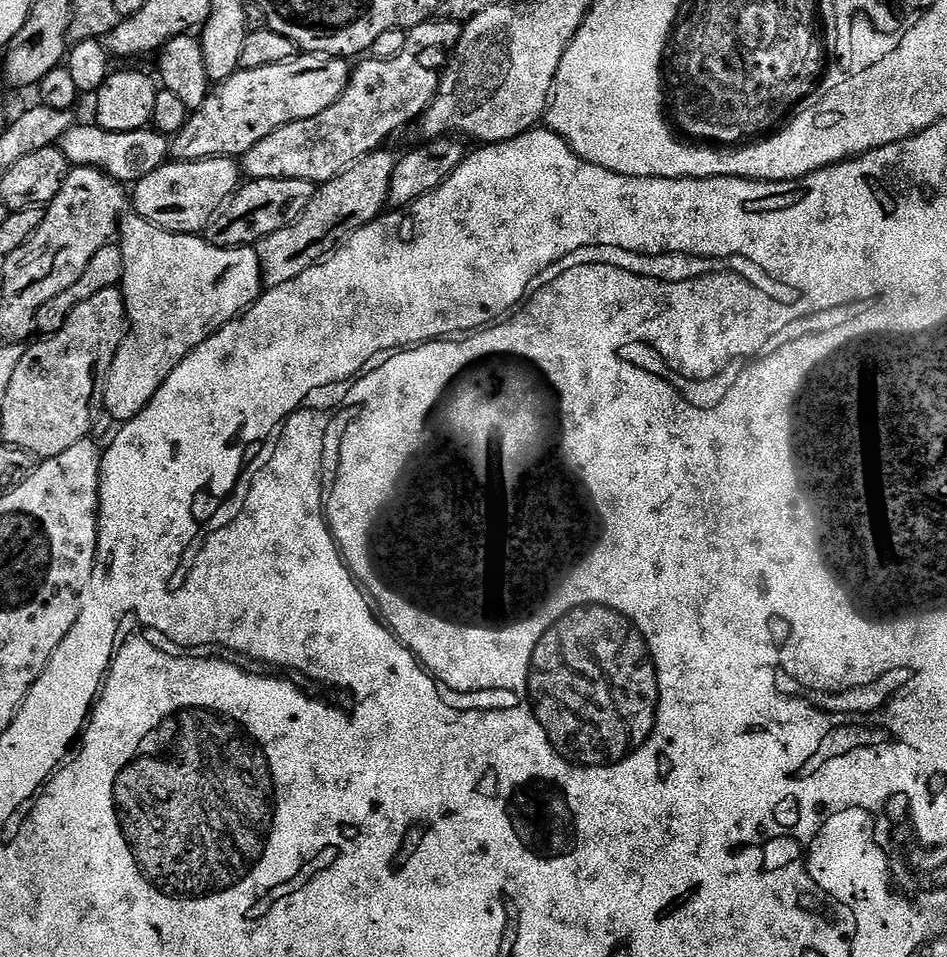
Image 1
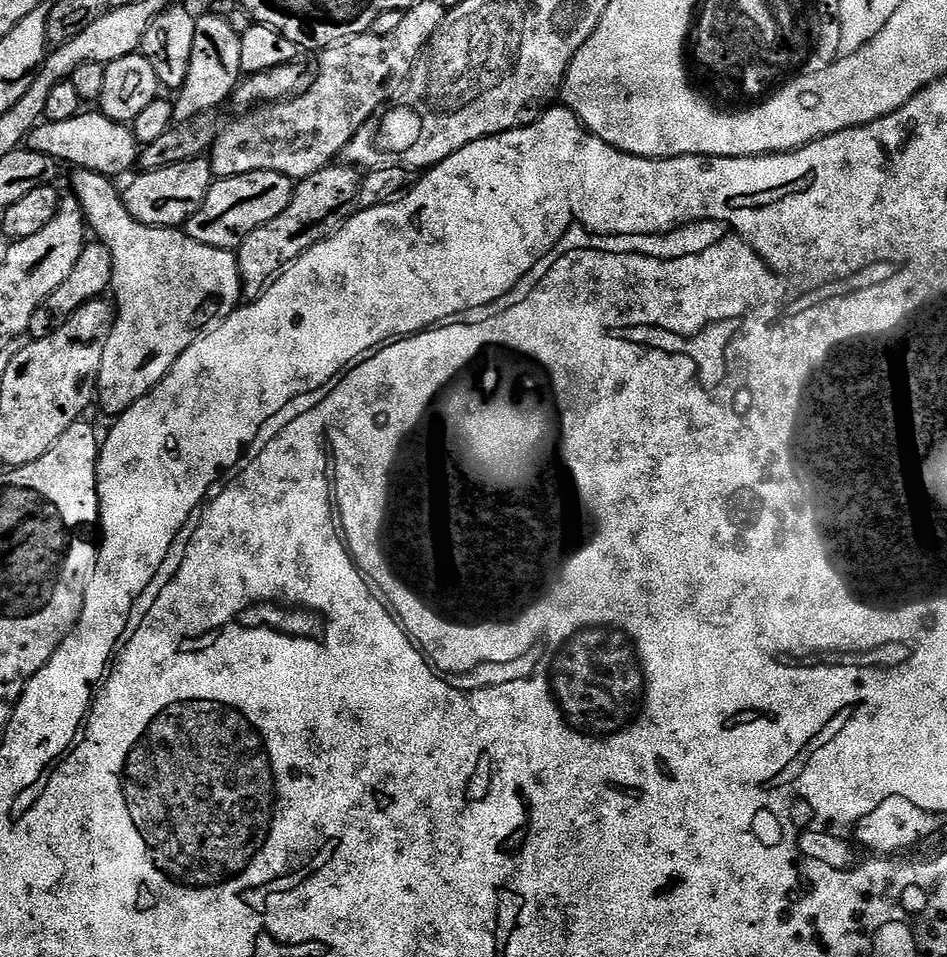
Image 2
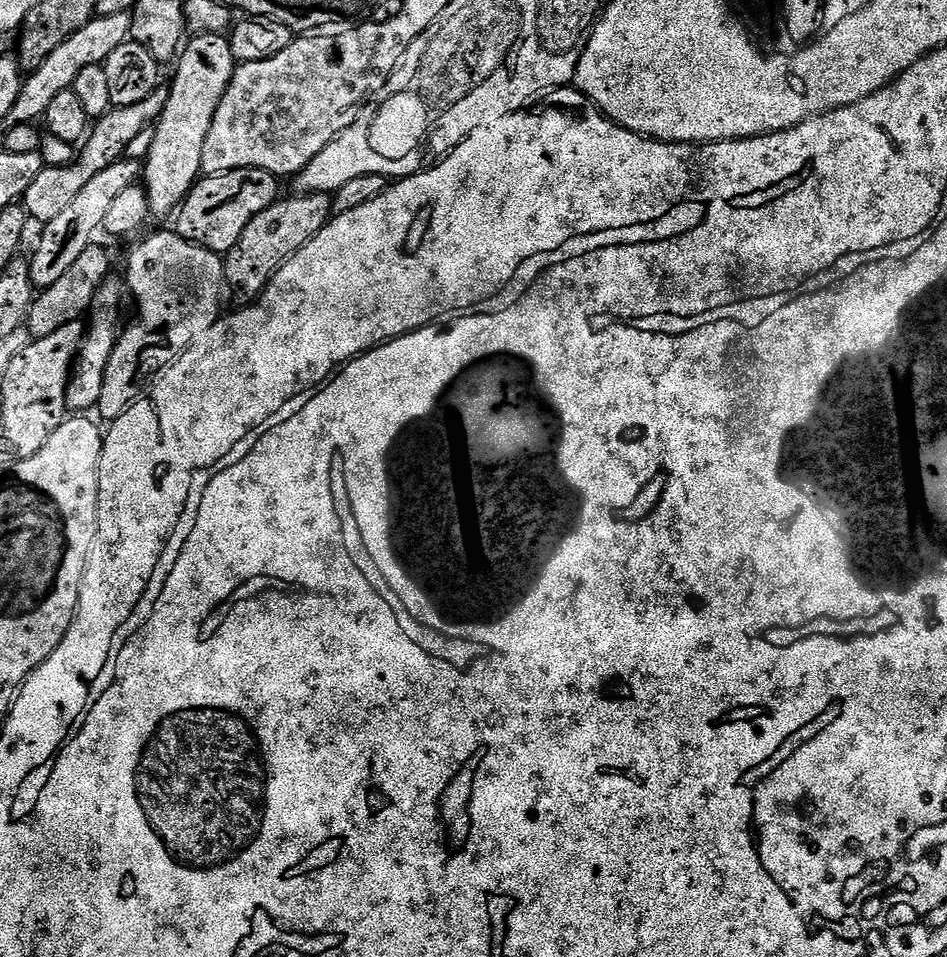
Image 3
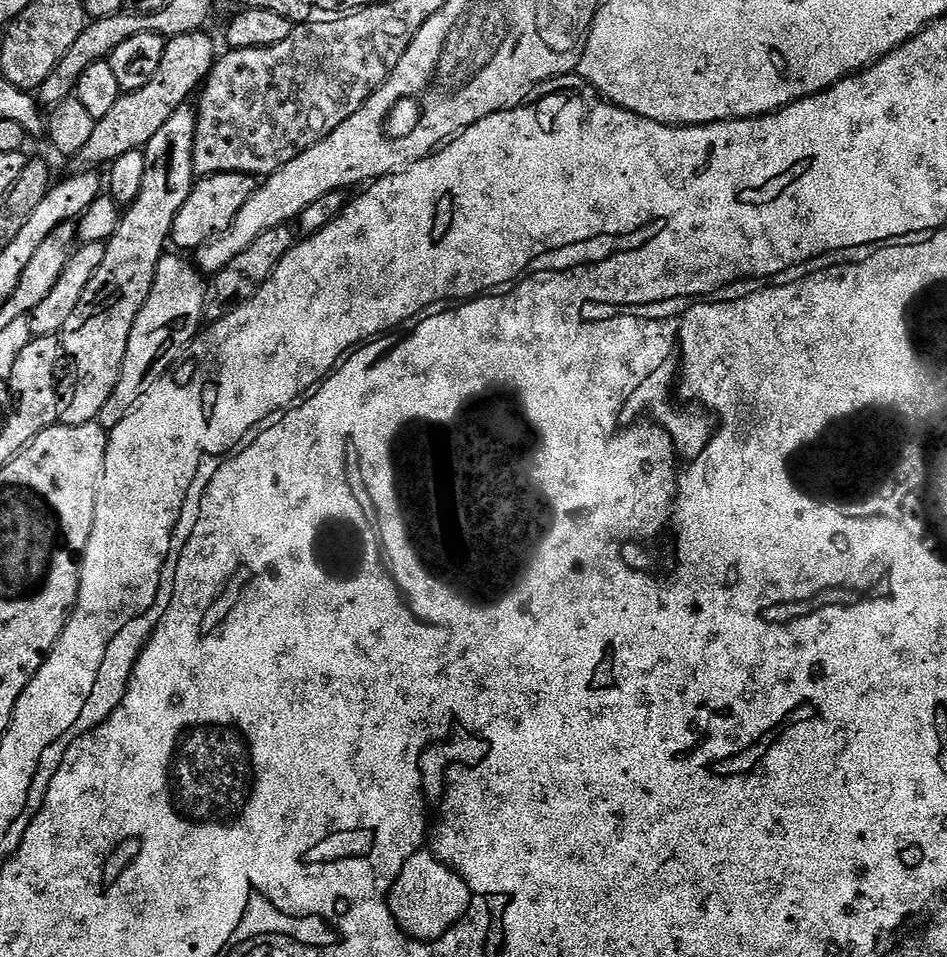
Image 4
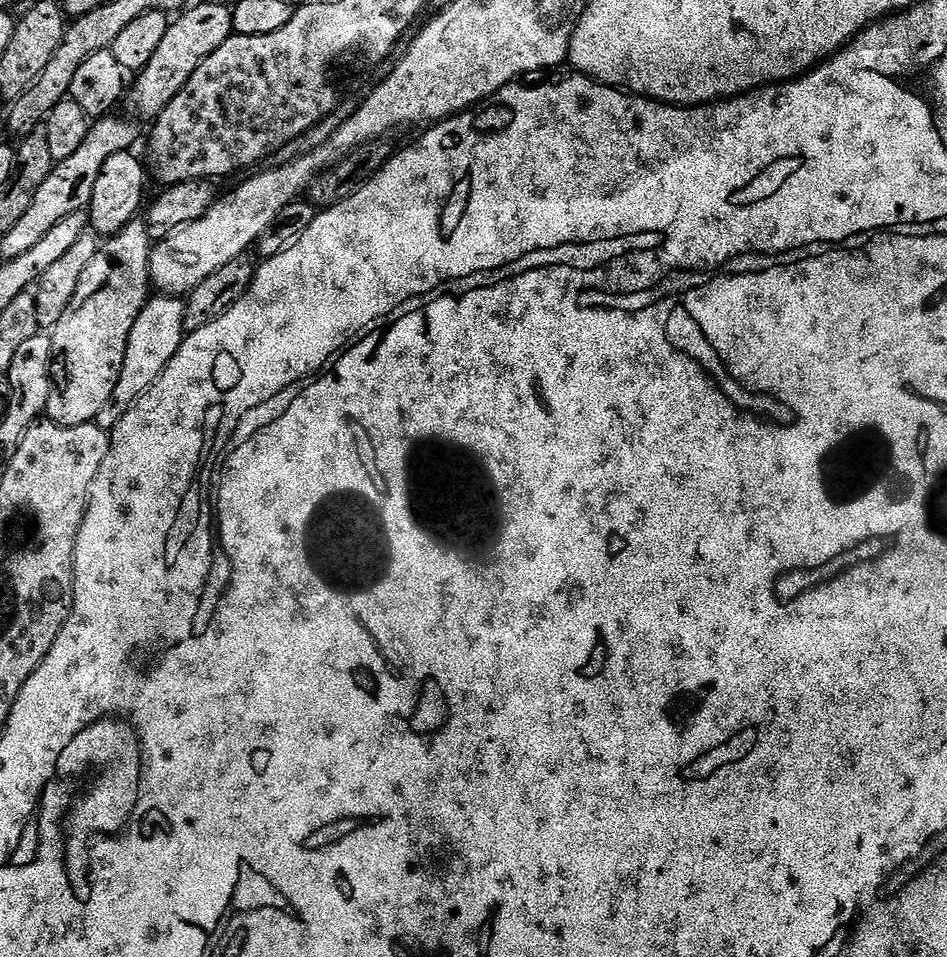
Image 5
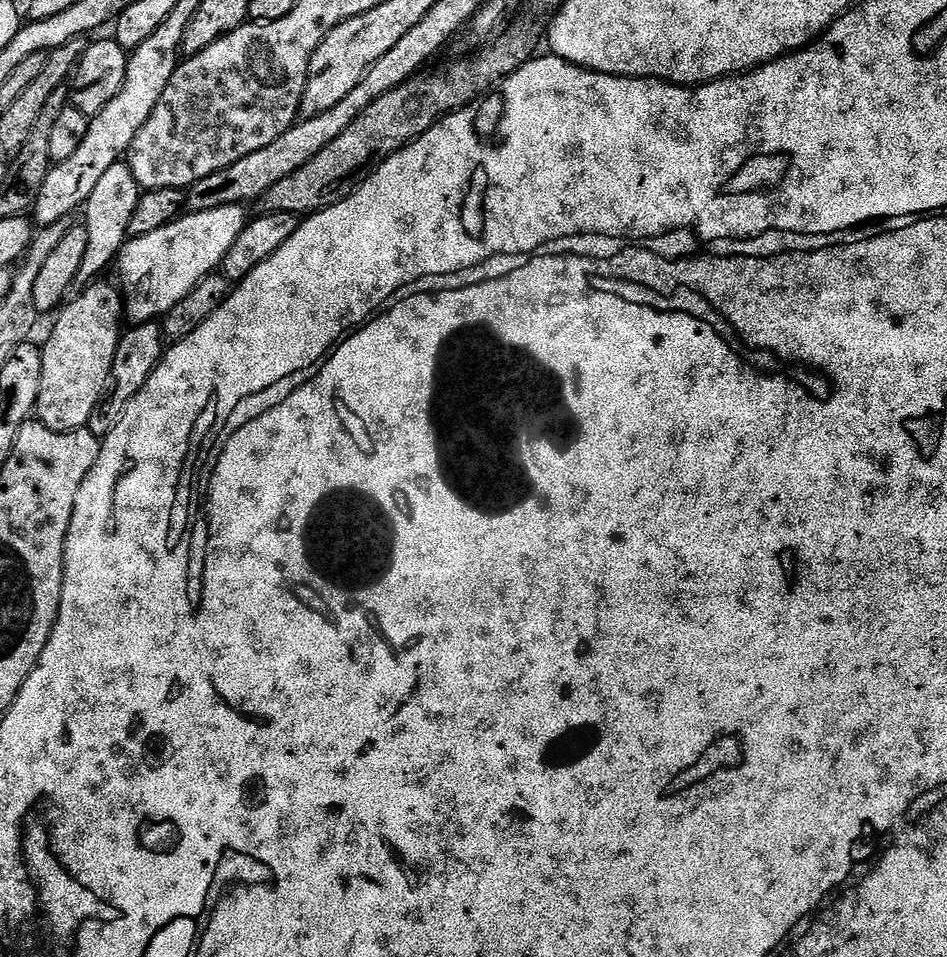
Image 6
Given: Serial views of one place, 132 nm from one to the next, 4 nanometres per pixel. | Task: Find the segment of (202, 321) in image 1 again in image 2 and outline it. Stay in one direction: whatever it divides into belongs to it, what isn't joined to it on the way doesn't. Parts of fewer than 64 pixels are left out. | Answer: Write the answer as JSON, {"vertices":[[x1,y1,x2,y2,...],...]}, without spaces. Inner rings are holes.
{"vertices":[[76,168,72,173,71,195,80,204,87,227,96,231,95,239,105,244,114,258,110,289,111,295,116,295,114,319,106,350,102,350,102,366,96,379,95,395,98,397,98,408,100,404,109,418,115,418,134,406,134,402,142,399,147,392,152,392,162,378,166,378,174,362,178,362,180,355,199,338,210,322,219,322,236,311,242,300,240,267,235,251,194,242,194,238,190,238,184,230,151,228,138,222,130,210,126,210,121,189,116,189,113,181,104,174,86,168]]}

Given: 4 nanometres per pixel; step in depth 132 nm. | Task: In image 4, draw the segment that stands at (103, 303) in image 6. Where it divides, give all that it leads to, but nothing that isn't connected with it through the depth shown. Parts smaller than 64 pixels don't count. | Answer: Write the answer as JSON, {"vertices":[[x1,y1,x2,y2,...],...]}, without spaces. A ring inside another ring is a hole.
{"vertices":[[185,106,174,110,170,118,150,138,148,145,142,149,146,158,146,174,142,174,142,190,138,198,121,215,118,230,104,244,102,266,90,278,90,286,86,286,86,294,82,294,82,302,78,302,78,310,70,314,62,333,62,352,72,359,76,367,76,389,72,392,72,401,62,408,62,420,66,424,90,424,99,421,102,406,106,406,106,398,114,394,114,386,118,386,118,374,122,370,122,358,126,358,126,342,130,338,130,330,134,330,134,322,150,294,154,284,154,274,158,262,166,254,164,247,169,247,174,218,178,210,182,210,182,202,192,192,196,171,194,170,194,138,196,137,196,108]]}

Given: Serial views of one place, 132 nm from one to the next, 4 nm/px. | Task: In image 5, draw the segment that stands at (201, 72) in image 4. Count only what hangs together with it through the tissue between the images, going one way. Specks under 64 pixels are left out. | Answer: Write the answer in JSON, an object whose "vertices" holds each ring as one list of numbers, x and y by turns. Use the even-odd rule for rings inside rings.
{"vertices":[[200,4,197,8,192,6,179,13,169,23,162,46,158,46,154,58,150,58,144,71,135,77,127,93,126,105,133,112,131,115,137,121,155,122,159,119,186,82,190,82,194,70,198,70,198,66,202,66,202,62,210,58,210,54,214,54,214,50,218,50,218,46,222,46,222,42,232,35,232,8,229,5]]}

